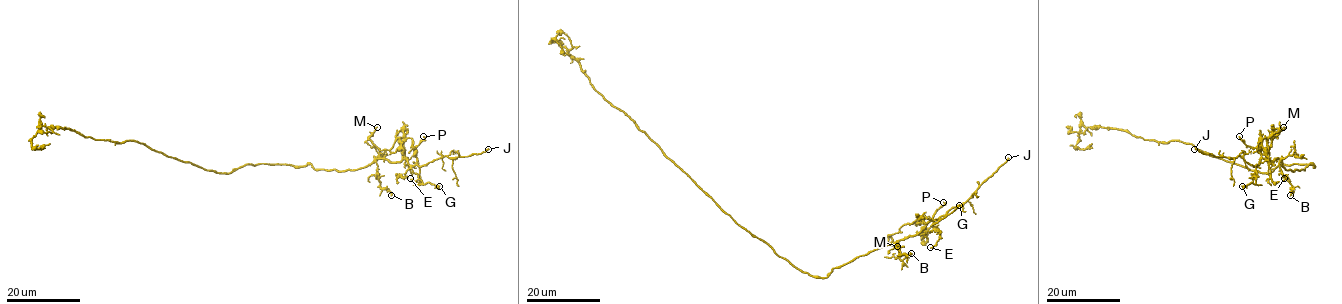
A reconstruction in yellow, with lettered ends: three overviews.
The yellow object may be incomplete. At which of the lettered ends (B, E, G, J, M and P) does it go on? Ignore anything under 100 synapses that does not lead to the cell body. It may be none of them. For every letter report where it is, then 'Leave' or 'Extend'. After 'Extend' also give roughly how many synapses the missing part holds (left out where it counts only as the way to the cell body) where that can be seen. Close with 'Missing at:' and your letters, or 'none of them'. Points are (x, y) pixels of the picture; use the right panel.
B: Place: (1290, 195). Leave
E: Place: (1284, 178). Leave
G: Place: (1242, 186). Leave
J: Place: (1194, 149). Extend
M: Place: (1283, 127). Leave
P: Place: (1239, 136). Leave
Missing at: J

